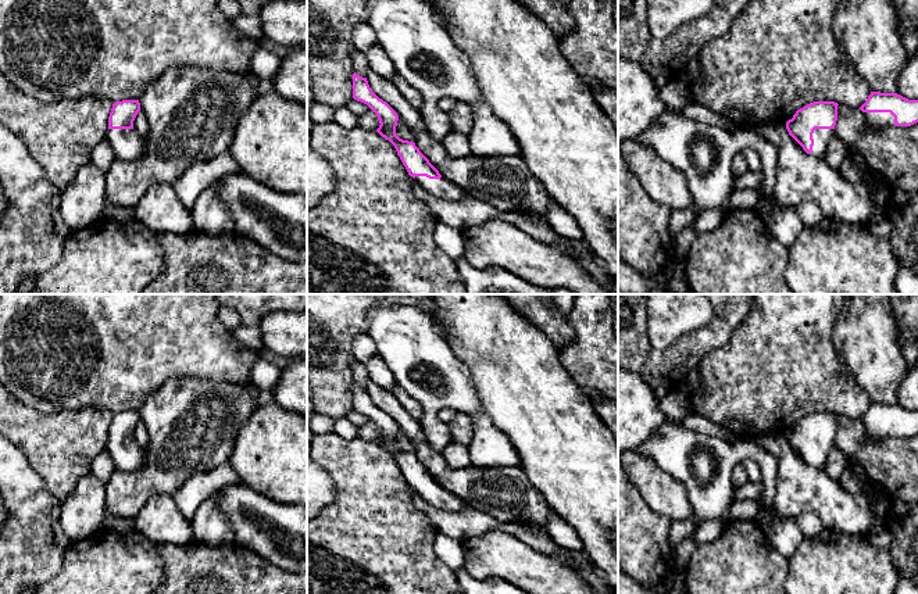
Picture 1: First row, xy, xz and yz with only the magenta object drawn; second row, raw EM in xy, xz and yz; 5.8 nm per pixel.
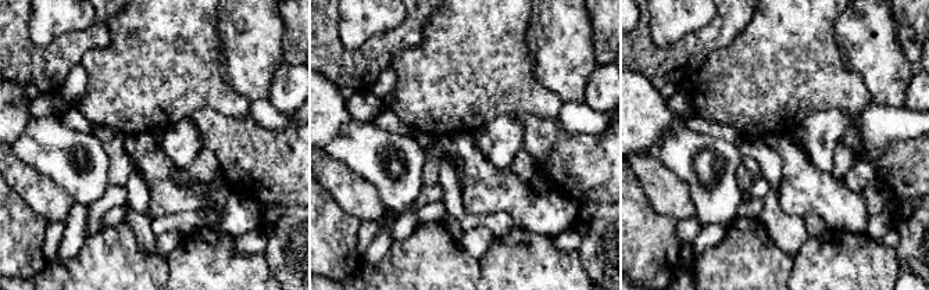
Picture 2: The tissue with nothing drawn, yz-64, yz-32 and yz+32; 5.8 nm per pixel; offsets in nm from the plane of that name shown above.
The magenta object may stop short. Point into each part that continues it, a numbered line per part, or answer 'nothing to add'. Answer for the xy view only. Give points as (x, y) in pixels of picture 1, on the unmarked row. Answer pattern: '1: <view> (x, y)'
1: xy (127, 454)

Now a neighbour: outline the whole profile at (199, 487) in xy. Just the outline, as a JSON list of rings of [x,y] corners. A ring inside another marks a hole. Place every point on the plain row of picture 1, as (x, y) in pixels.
[[[226,461],[217,469],[206,473],[196,473],[186,480],[172,495],[178,509],[189,520],[193,519],[199,507],[218,489],[240,482],[232,464]]]

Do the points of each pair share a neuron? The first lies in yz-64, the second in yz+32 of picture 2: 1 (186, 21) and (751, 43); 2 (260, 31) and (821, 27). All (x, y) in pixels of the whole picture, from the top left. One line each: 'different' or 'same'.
1: same
2: different

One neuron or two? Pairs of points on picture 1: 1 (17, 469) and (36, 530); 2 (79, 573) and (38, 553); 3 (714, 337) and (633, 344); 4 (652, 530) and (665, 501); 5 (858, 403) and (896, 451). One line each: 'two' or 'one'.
1: one
2: two
3: one
4: two
5: two

